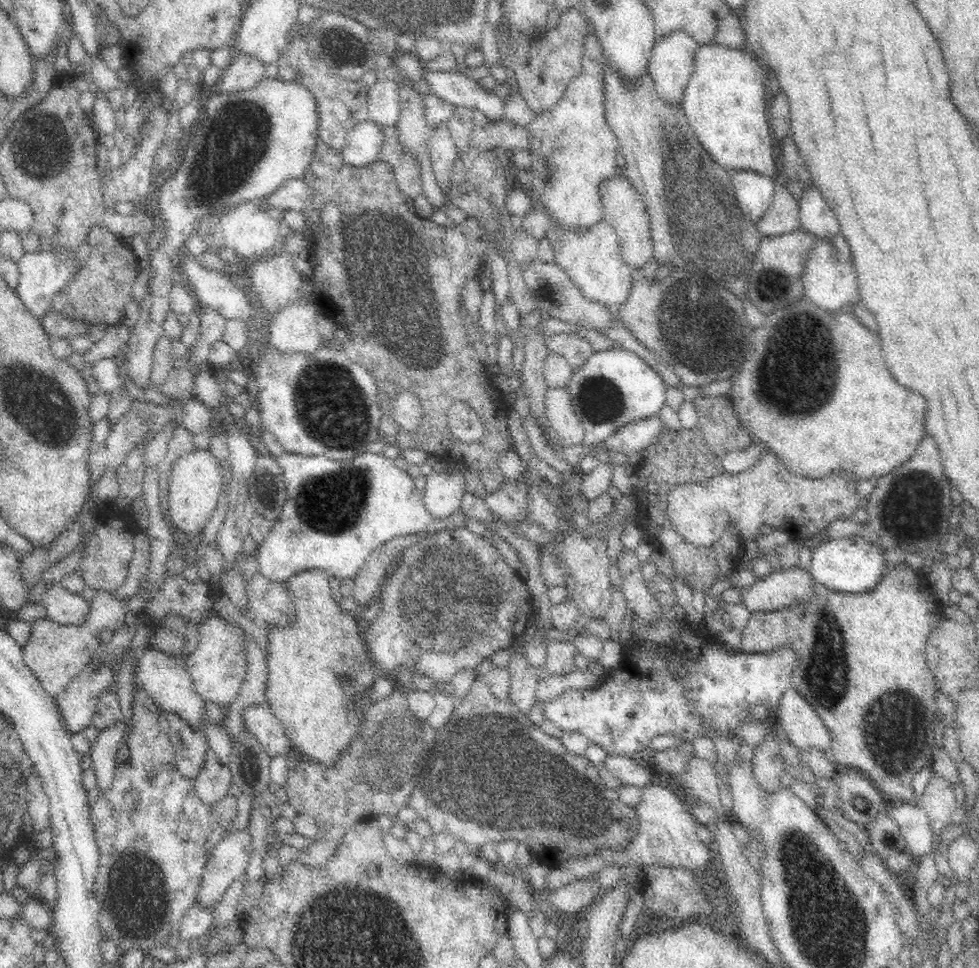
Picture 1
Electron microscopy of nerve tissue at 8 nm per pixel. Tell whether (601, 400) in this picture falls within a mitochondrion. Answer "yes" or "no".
yes

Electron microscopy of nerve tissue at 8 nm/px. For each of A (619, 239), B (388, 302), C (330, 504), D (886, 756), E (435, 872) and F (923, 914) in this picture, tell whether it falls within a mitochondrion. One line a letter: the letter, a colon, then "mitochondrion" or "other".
A: other
B: mitochondrion
C: mitochondrion
D: mitochondrion
E: other
F: other

